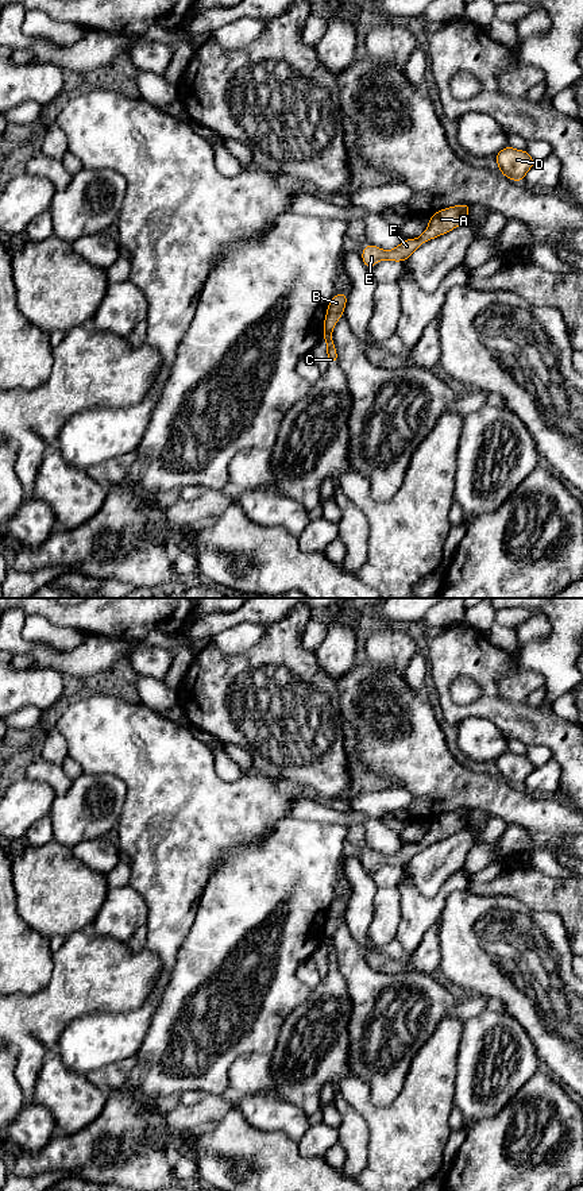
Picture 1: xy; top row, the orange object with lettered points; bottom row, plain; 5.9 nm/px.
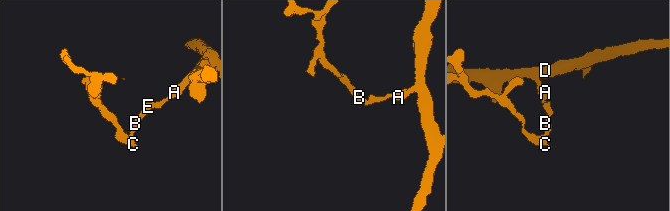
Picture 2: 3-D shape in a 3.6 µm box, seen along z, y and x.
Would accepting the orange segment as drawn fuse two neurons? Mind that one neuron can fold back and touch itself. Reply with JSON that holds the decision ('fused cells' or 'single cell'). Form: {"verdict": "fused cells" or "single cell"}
{"verdict": "fused cells"}

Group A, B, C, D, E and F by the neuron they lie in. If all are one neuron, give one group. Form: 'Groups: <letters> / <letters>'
Groups: A B D E F / C

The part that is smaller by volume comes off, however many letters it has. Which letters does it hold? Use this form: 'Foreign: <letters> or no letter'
Foreign: C

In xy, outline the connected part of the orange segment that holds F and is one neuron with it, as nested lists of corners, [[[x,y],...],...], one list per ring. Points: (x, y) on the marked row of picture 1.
[[[462,204],[455,207],[444,208],[429,217],[428,228],[422,232],[420,238],[404,239],[404,242],[394,250],[382,250],[374,244],[364,246],[362,251],[362,261],[364,266],[370,270],[379,261],[387,259],[394,262],[402,262],[409,259],[416,248],[418,248],[425,242],[444,235],[453,228],[459,227],[468,217],[471,205]]]

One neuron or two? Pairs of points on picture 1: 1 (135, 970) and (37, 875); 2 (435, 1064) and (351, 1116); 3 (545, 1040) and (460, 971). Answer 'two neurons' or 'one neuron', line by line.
1: two neurons
2: two neurons
3: one neuron

